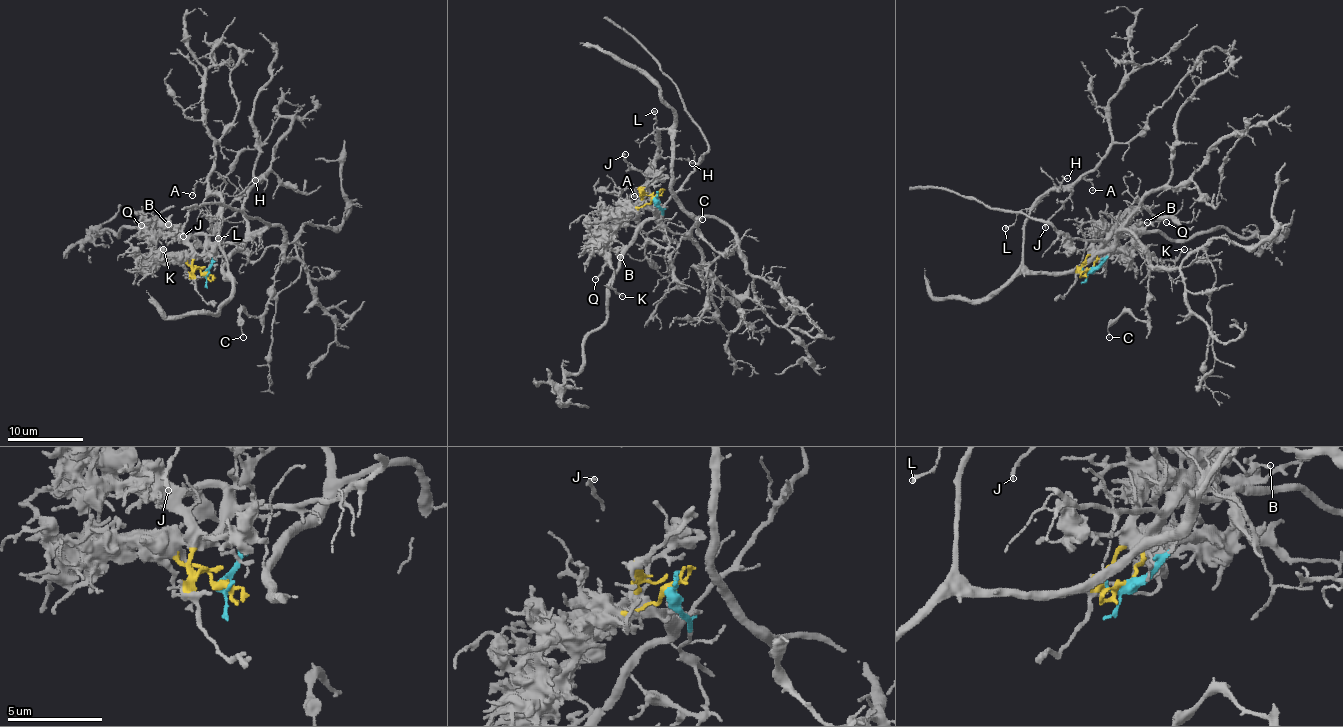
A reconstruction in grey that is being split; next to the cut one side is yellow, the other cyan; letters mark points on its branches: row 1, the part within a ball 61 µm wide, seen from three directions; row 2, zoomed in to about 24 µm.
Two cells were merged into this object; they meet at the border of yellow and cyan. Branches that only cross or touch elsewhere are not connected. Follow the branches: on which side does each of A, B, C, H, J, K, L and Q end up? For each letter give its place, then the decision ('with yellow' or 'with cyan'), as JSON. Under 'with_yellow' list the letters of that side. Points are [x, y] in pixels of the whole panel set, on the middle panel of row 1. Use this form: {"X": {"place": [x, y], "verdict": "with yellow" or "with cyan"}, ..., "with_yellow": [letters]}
{"A": {"place": [634, 196], "verdict": "with cyan"}, "B": {"place": [620, 257], "verdict": "with yellow"}, "C": {"place": [702, 219], "verdict": "with cyan"}, "H": {"place": [692, 163], "verdict": "with cyan"}, "J": {"place": [625, 154], "verdict": "with cyan"}, "K": {"place": [622, 296], "verdict": "with yellow"}, "L": {"place": [654, 111], "verdict": "with cyan"}, "Q": {"place": [595, 279], "verdict": "with yellow"}, "with_yellow": ["B", "K", "Q"]}

